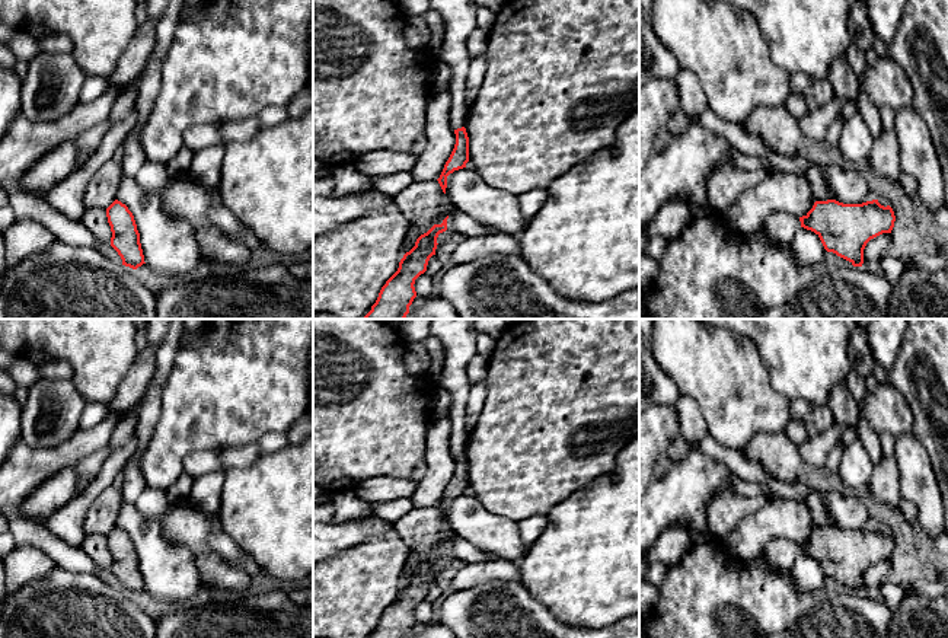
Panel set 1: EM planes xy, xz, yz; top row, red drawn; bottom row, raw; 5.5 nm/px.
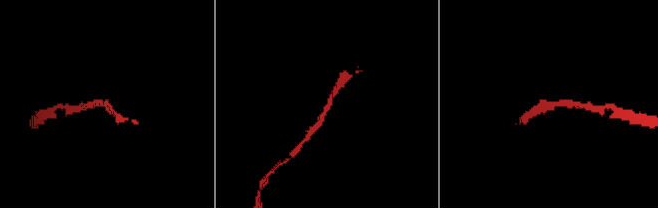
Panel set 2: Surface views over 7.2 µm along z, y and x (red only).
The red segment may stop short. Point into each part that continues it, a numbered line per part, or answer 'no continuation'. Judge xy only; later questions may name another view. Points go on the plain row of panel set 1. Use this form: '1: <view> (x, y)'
no continuation

